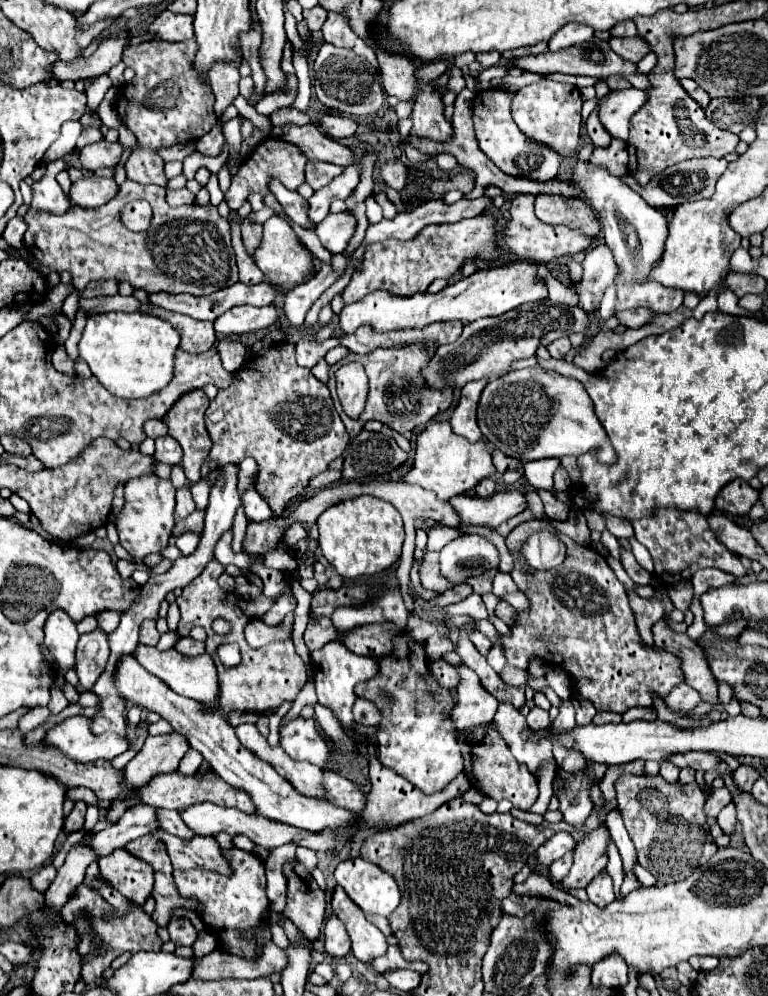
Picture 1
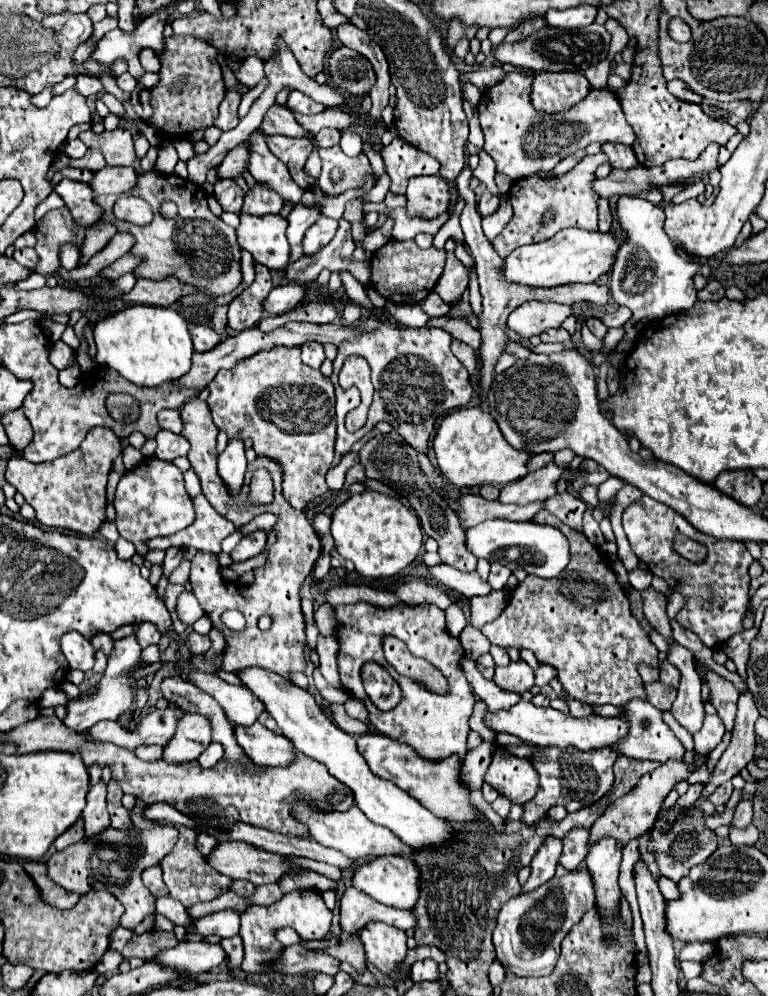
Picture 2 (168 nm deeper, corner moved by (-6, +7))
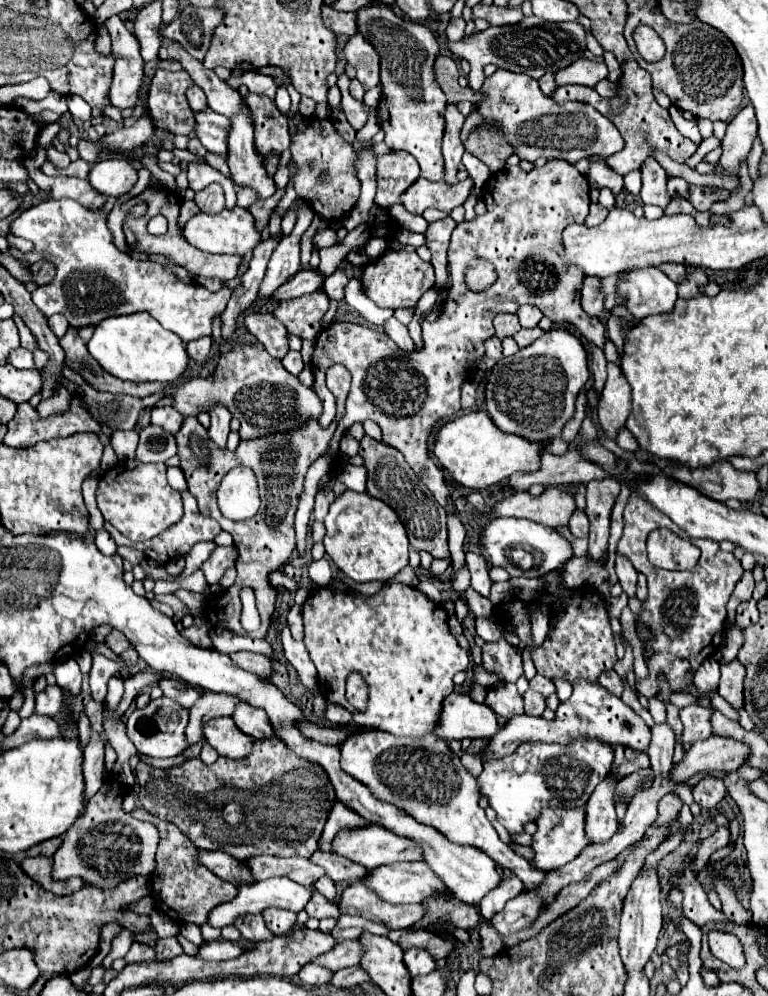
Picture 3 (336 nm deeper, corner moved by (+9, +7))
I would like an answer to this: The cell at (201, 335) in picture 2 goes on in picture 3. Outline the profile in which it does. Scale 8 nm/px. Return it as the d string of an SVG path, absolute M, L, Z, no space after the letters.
M203 336L201 340L193 340L191 344L187 344L187 354L189 354L189 358L193 358L193 360L197 360L197 362L203 362L207 356L209 356L209 352L211 352L211 344L213 344L213 340L211 340L211 336Z

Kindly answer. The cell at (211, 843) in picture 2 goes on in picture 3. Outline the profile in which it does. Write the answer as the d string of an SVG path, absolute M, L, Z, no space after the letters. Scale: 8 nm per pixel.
M199 850L199 862L203 866L207 866L213 874L217 874L219 878L223 878L223 880L227 880L231 884L239 886L239 882L243 882L243 884L251 882L249 870L239 860L235 860L233 856L229 856L227 852Z

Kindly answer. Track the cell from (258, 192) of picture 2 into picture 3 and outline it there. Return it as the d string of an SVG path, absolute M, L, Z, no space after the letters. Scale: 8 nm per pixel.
M243 114L233 116L231 124L233 124L233 128L231 128L231 134L229 134L229 154L227 154L231 180L239 188L249 188L249 190L257 192L259 200L267 200L269 196L275 194L275 182L273 182L273 178L267 176L267 172L263 168L263 156L259 156L257 148L253 148L253 126Z

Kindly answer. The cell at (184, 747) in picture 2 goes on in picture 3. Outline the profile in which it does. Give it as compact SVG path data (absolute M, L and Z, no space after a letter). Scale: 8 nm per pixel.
M203 692L203 696L197 700L193 708L189 708L189 724L185 730L185 738L189 744L197 744L203 738L201 728L203 724L221 718L221 716L231 716L233 706L239 702L239 698L229 696L229 694L215 694L215 692Z

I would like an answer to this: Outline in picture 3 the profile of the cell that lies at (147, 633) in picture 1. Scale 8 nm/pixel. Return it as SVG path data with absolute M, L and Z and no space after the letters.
M111 630L111 634L107 636L107 644L109 644L109 648L119 656L119 654L123 654L131 644L129 644L129 640L125 640L125 634L123 632L117 632L117 630Z

